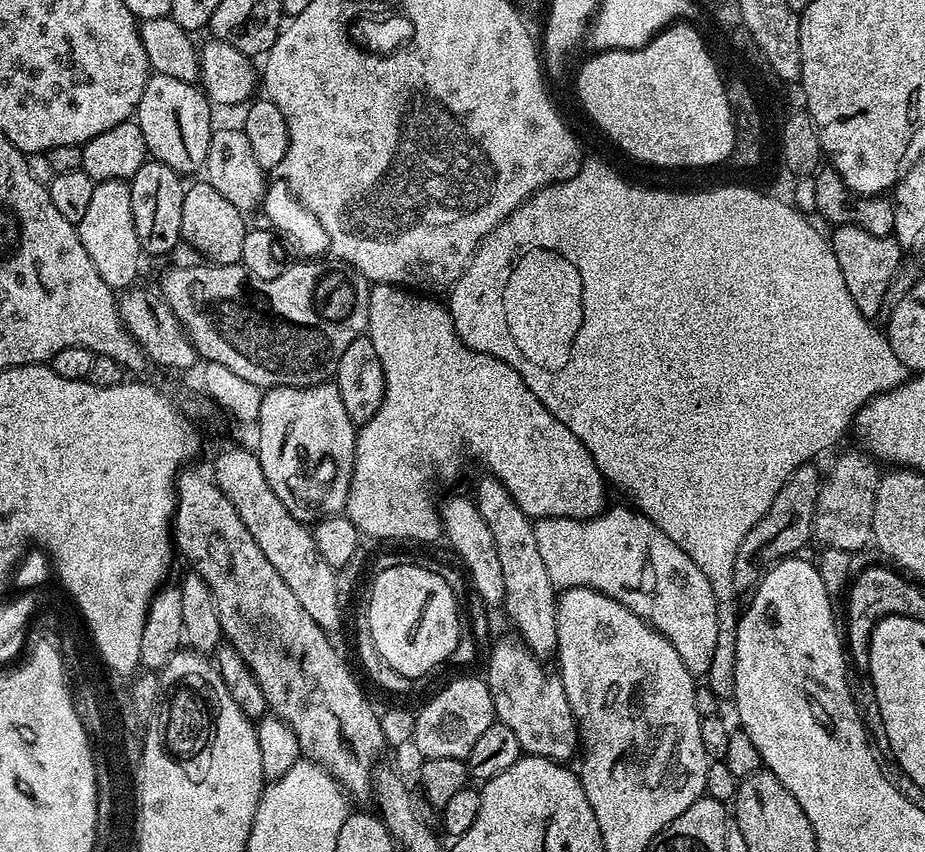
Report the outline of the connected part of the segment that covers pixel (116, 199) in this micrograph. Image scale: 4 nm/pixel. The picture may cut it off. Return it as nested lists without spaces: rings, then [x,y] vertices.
[[[102,180],[97,183],[94,198],[78,225],[80,241],[90,254],[90,262],[102,274],[102,282],[113,290],[123,290],[137,283],[142,253],[138,233],[134,230],[134,210],[130,210],[130,183],[126,180]]]

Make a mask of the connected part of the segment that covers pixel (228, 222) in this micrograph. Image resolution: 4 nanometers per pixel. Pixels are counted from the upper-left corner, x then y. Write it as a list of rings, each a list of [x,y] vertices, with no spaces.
[[[208,181],[190,184],[184,192],[182,202],[181,241],[192,246],[203,259],[215,264],[237,264],[242,256],[245,234],[248,231],[245,215],[231,205]]]

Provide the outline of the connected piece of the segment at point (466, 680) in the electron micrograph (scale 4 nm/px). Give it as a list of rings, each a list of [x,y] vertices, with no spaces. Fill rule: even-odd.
[[[464,676],[461,680],[452,680],[421,712],[415,713],[412,740],[424,755],[430,758],[454,758],[467,761],[474,742],[486,731],[486,726],[494,723],[492,695],[487,679],[476,676]]]

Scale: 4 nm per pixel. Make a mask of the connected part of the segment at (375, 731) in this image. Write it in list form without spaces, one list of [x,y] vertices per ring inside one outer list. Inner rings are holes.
[[[181,471],[180,475],[176,477],[174,544],[178,549],[179,555],[181,552],[192,563],[189,565],[206,582],[206,586],[210,586],[210,594],[214,594],[214,602],[218,606],[218,622],[224,631],[223,639],[227,643],[233,644],[238,650],[238,654],[242,654],[246,666],[250,666],[250,670],[266,698],[271,715],[282,718],[282,722],[286,722],[291,726],[294,730],[294,738],[298,738],[298,746],[301,753],[316,764],[321,764],[340,783],[341,788],[344,789],[349,797],[368,796],[372,791],[372,773],[378,764],[376,759],[379,758],[380,751],[386,748],[377,710],[375,712],[372,709],[372,704],[364,697],[364,692],[360,689],[359,682],[352,677],[352,672],[348,669],[347,662],[336,653],[335,646],[328,641],[331,640],[329,633],[320,628],[318,622],[314,622],[314,618],[310,618],[310,614],[306,614],[306,610],[302,610],[302,602],[298,602],[298,598],[294,598],[294,593],[290,590],[290,586],[286,586],[286,582],[282,582],[282,574],[278,574],[278,570],[274,570],[274,566],[270,566],[266,554],[262,554],[262,550],[258,550],[258,542],[254,542],[254,538],[250,538],[250,530],[246,530],[246,525],[243,524],[242,518],[238,518],[238,510],[234,510],[234,506],[230,506],[230,498],[226,498],[226,494],[222,494],[222,490],[216,484],[215,479],[208,477],[207,480],[200,472],[188,471]]]

